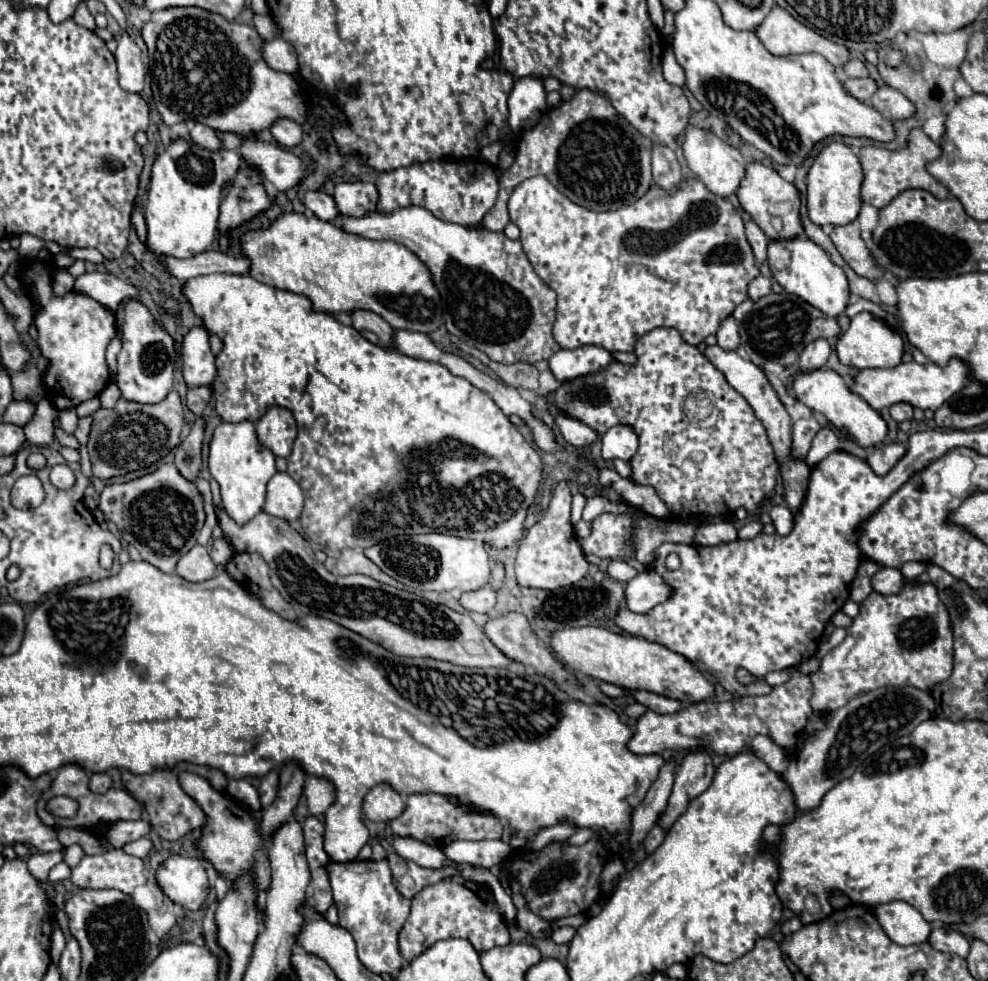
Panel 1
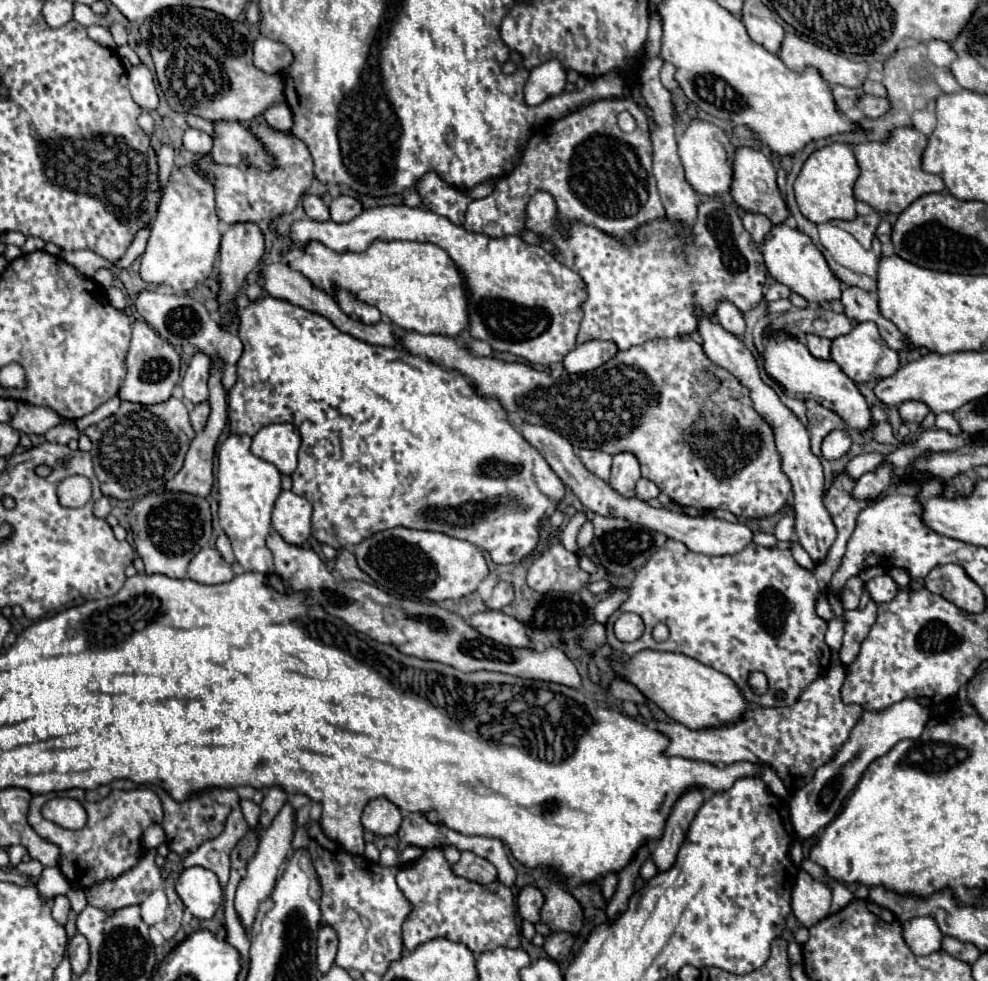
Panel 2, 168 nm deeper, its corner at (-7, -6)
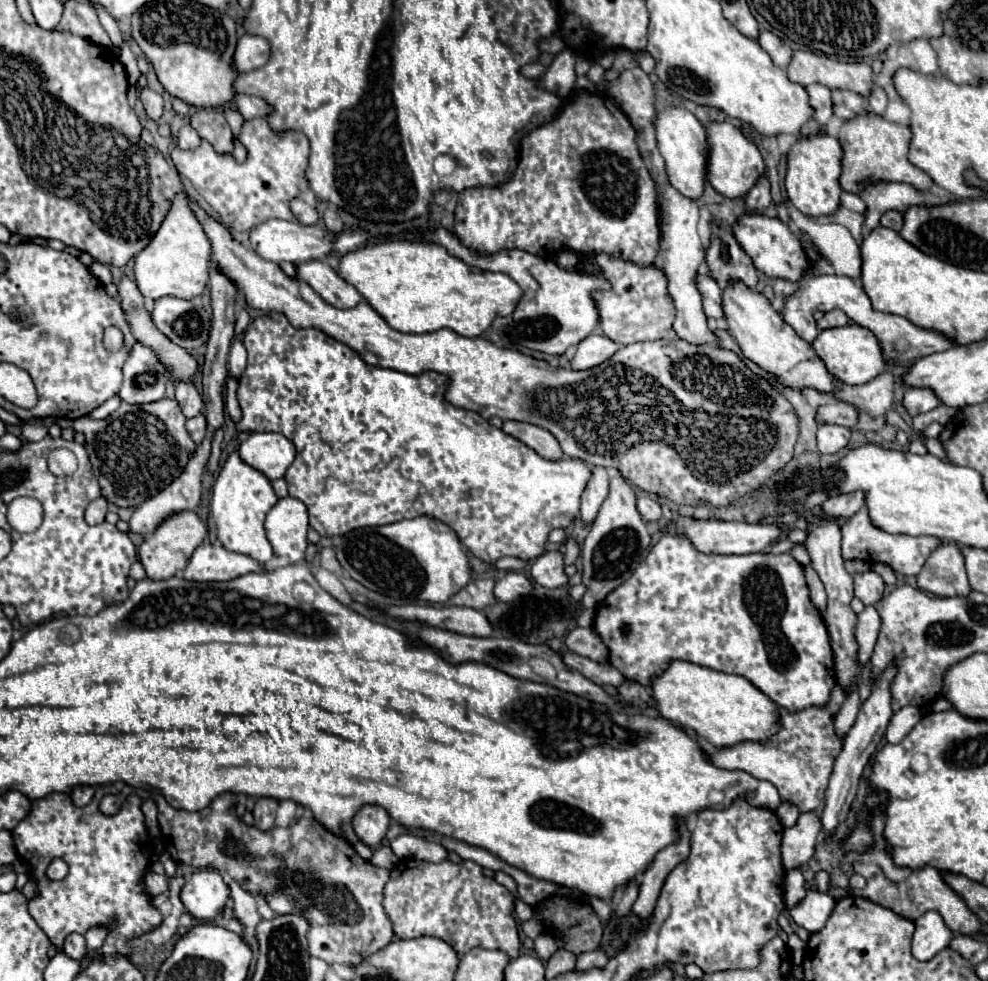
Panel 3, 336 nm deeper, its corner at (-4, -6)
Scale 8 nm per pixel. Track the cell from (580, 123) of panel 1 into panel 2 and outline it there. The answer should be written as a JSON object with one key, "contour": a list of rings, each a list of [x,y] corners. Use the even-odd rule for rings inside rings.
{"contour":[[[629,98],[597,100],[541,128],[529,138],[519,166],[509,176],[501,178],[487,198],[473,200],[467,206],[463,228],[469,232],[491,236],[491,238],[501,238],[509,234],[521,236],[523,232],[527,232],[527,226],[525,226],[527,202],[539,190],[549,192],[555,198],[557,230],[563,236],[567,236],[567,228],[571,222],[583,222],[587,226],[593,226],[621,240],[621,244],[625,246],[635,246],[637,244],[635,230],[665,216],[665,210],[663,210],[663,204],[659,200],[659,192],[655,186],[655,176],[651,170],[651,140],[649,140],[649,126],[647,126],[645,112]],[[623,110],[633,110],[633,116],[637,120],[637,130],[633,134],[625,134],[617,126],[617,114]]]}

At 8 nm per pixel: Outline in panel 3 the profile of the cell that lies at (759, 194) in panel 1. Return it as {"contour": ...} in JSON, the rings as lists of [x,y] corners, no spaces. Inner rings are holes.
{"contour":[[[712,122],[708,124],[708,144],[710,144],[710,156],[708,156],[708,182],[714,186],[716,192],[720,192],[726,198],[742,198],[746,196],[752,186],[766,174],[766,164],[760,154],[760,150],[748,142],[738,128],[734,128],[728,122]]]}

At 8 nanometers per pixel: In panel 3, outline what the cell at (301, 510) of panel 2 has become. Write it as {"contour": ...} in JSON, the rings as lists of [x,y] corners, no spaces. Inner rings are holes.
{"contour":[[[280,498],[266,514],[266,534],[276,556],[286,556],[290,562],[304,558],[308,540],[308,510],[298,498]]]}

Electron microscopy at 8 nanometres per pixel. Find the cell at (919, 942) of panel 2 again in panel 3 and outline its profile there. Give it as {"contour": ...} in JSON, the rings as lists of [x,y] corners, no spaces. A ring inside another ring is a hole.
{"contour":[[[926,912],[918,920],[914,920],[914,924],[916,924],[916,930],[912,938],[912,954],[916,960],[922,960],[922,962],[934,958],[940,950],[944,950],[954,936],[946,928],[938,912]]]}

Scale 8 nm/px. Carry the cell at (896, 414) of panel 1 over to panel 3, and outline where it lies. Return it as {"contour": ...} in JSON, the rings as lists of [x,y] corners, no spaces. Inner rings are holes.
{"contour":[[[908,388],[904,394],[904,408],[908,410],[908,414],[914,418],[922,412],[930,412],[932,408],[936,408],[940,402],[934,396],[934,392],[926,390],[926,388]]]}

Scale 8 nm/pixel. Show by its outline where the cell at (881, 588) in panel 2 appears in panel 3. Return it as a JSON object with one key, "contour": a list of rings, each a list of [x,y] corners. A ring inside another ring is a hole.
{"contour":[[[868,570],[854,576],[854,596],[864,604],[876,604],[884,594],[884,580],[880,574]]]}

